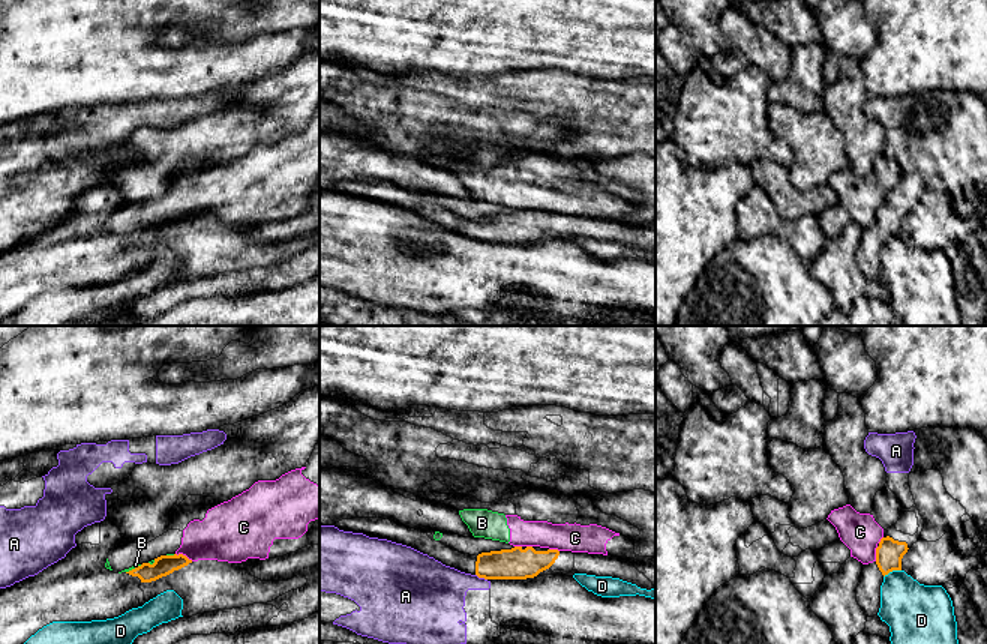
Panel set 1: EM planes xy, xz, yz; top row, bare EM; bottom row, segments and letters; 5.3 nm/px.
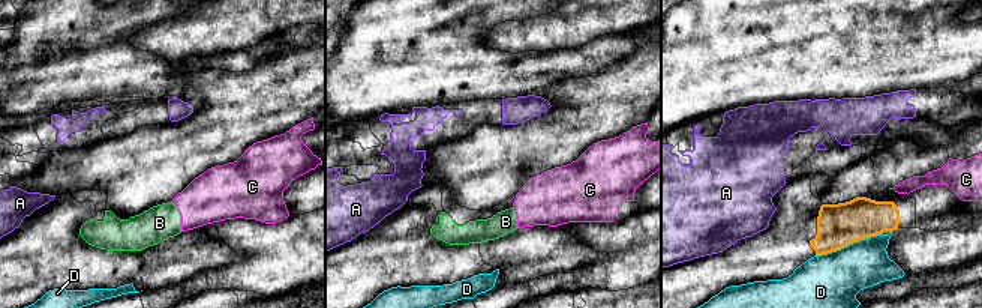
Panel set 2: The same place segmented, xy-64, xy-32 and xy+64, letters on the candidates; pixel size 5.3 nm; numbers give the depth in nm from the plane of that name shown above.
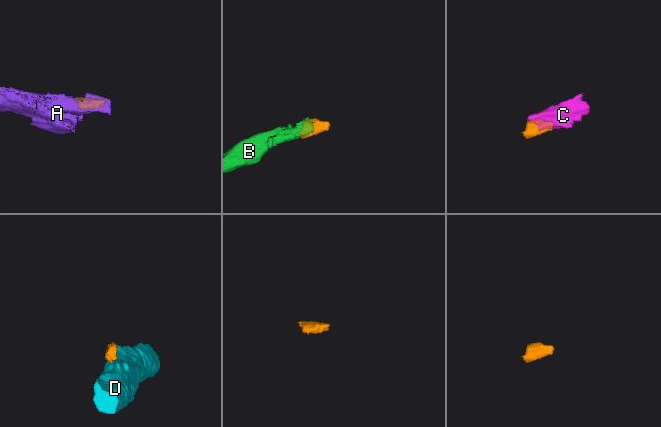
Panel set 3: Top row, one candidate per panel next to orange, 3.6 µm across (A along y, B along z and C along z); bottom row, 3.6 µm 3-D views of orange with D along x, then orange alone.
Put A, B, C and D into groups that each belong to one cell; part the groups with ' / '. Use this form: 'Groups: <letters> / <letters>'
Groups: A / B C / D

